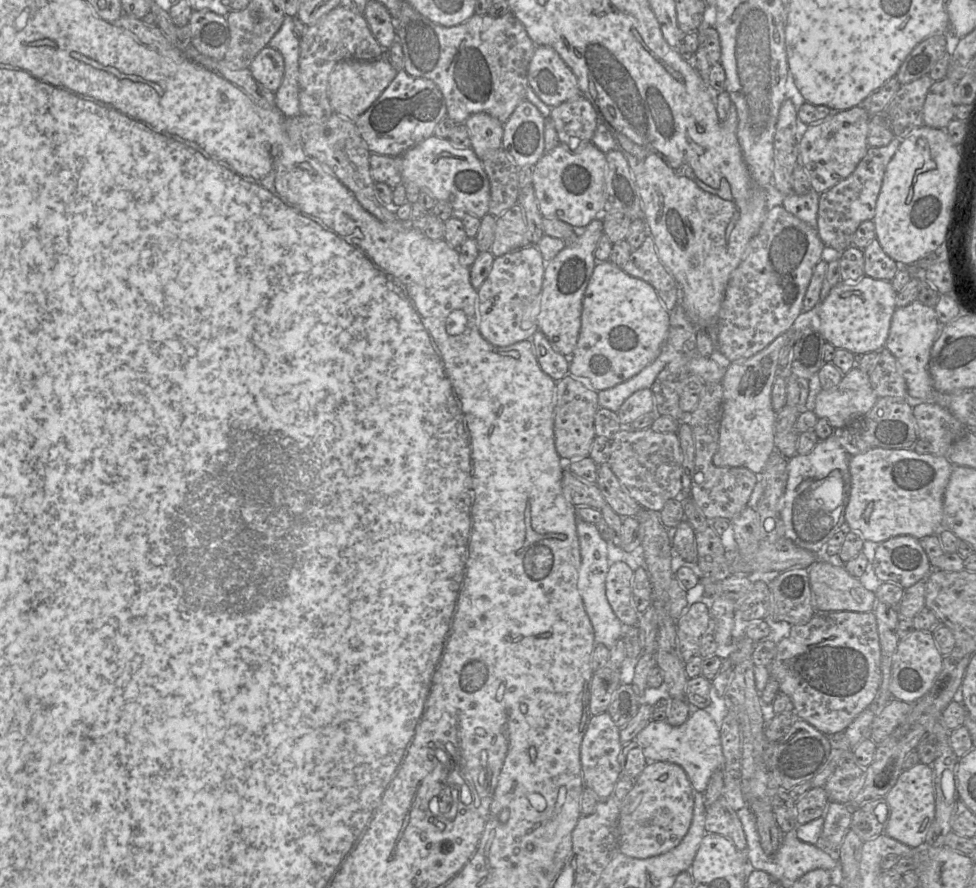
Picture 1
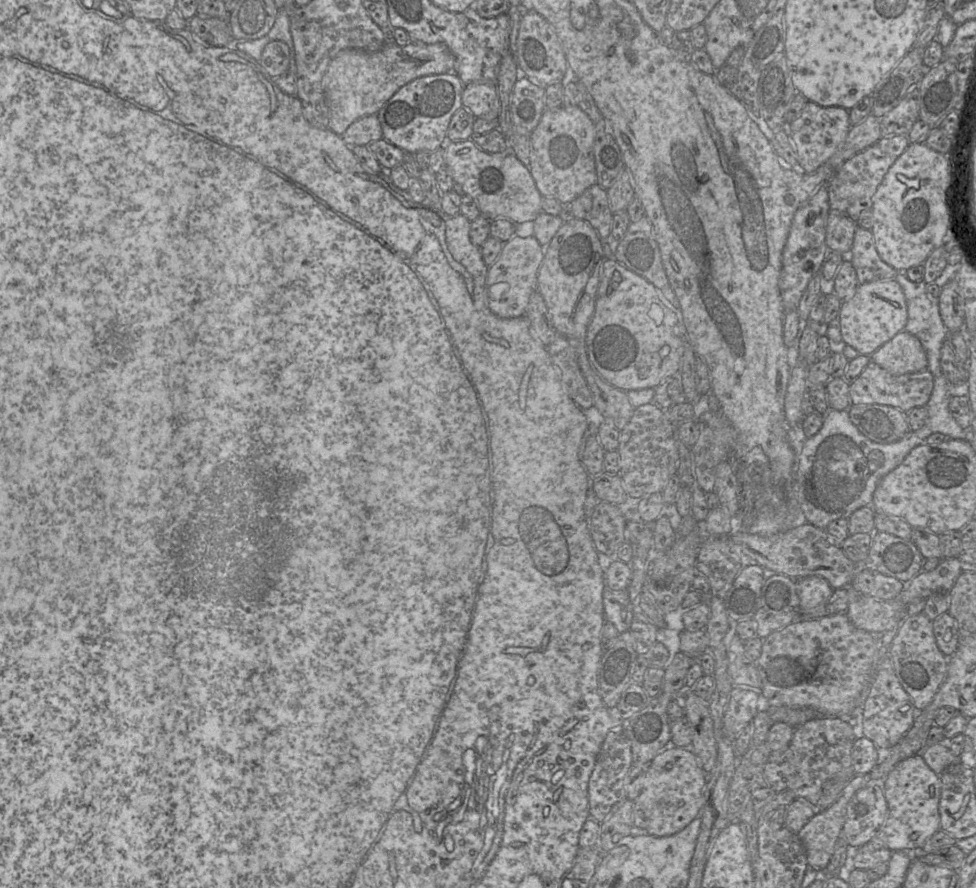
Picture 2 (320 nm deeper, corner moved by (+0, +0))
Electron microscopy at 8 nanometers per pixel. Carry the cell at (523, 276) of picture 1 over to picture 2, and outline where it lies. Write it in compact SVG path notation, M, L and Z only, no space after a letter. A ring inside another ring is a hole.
M514 235L510 240L504 242L498 259L489 267L487 275L488 304L496 316L502 319L525 316L530 297L534 291L538 290L538 271L544 258L544 249L534 235L525 238Z

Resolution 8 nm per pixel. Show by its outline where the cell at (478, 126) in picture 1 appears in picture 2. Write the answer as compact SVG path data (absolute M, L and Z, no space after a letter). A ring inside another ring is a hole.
M496 83L465 84L462 91L462 106L467 108L475 118L497 119L500 113L500 103Z

